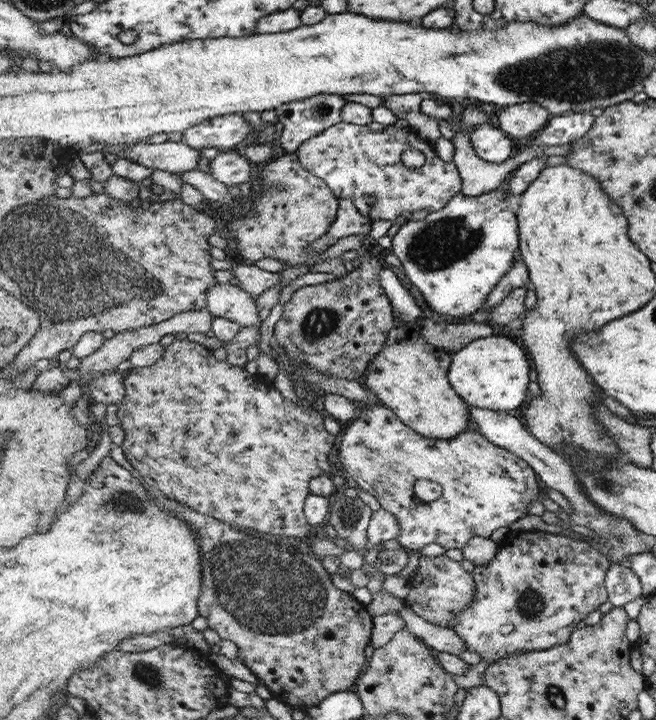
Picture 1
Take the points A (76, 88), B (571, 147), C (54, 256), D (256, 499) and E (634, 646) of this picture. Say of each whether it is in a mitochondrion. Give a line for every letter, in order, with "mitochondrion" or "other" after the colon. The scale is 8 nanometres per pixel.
A: other
B: other
C: mitochondrion
D: other
E: other

